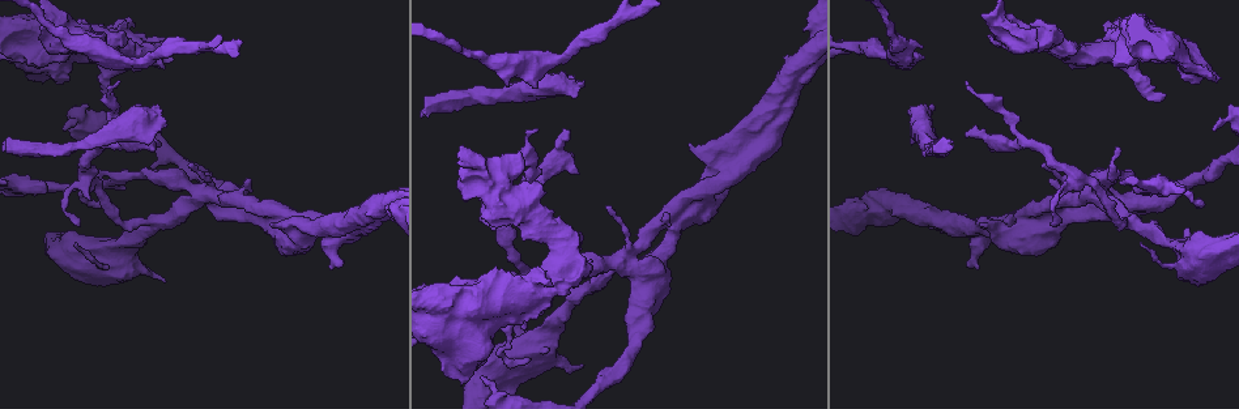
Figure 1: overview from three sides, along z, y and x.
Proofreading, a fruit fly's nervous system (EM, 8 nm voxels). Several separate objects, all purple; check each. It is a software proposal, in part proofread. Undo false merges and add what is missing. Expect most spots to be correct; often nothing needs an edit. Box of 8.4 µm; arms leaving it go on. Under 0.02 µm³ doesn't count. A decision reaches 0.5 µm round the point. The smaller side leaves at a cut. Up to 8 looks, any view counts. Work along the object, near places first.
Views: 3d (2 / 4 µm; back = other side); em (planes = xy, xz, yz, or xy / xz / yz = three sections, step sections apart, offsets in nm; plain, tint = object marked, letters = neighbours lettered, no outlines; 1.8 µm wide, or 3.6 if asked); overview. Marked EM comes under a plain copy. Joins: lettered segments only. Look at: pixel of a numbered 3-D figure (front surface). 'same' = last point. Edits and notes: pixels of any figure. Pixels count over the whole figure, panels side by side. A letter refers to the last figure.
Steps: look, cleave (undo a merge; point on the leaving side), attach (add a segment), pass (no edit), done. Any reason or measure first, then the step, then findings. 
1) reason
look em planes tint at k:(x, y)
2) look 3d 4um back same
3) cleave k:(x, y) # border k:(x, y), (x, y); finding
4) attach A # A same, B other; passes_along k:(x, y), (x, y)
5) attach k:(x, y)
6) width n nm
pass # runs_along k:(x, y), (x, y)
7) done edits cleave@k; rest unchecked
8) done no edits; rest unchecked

branch stops here
look em planes letters at 1:(1216, 128)

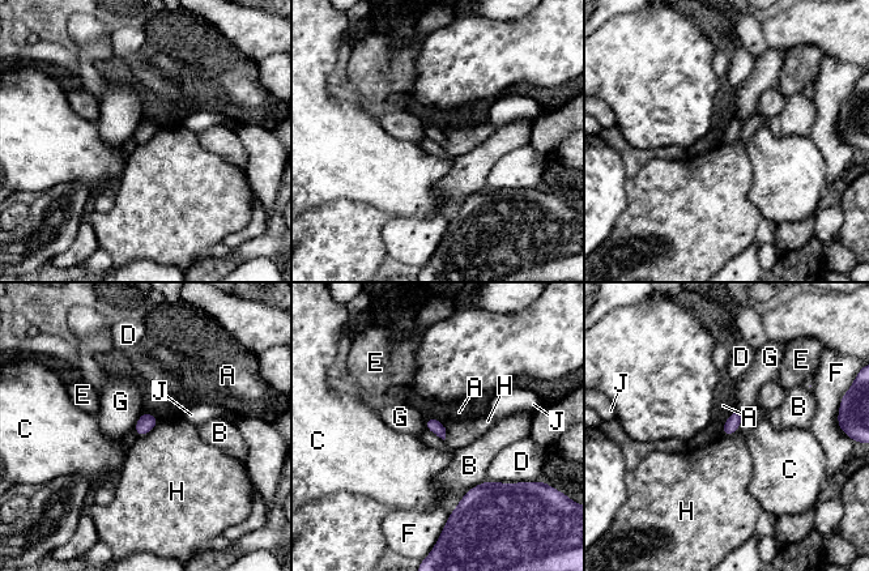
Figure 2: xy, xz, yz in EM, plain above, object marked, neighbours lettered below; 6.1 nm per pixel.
pass # A other, B other, C other, D other, E other, F other, G other, H other, J other; border 2:(160, 422), (137, 438); no lettered segment goes on from it

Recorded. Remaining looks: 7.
branch stops here
look em planes tint at 1:(519, 154)

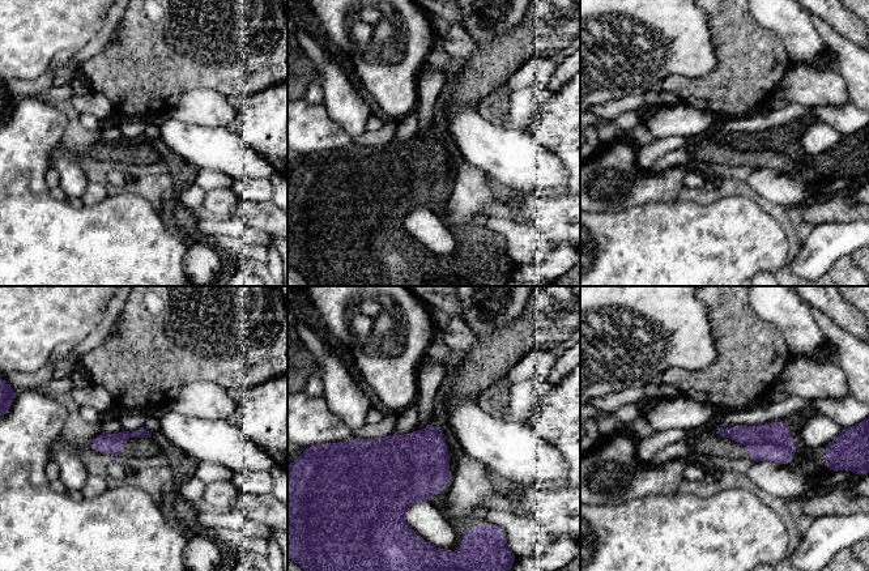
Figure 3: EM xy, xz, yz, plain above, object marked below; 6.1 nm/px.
look em planes letters same

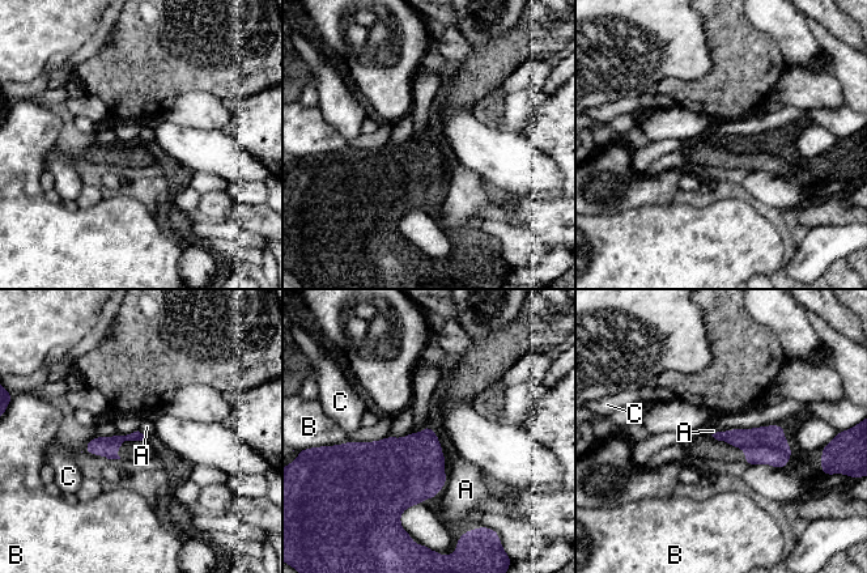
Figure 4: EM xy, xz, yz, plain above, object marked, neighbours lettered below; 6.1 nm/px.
pass # A other, B other, C other; border 4:(440, 445), (446, 461); none of them fits

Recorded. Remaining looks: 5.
sharp bend
look 3d 2um at 1:(568, 244)

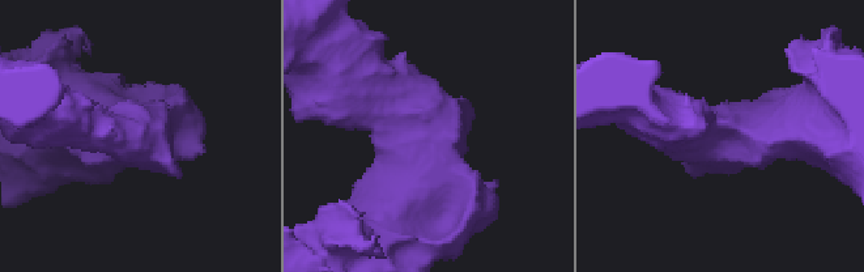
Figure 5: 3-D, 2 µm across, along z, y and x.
arm_widths 340, 480 nm
look em yz step 16 tint at 5:(135, 140)

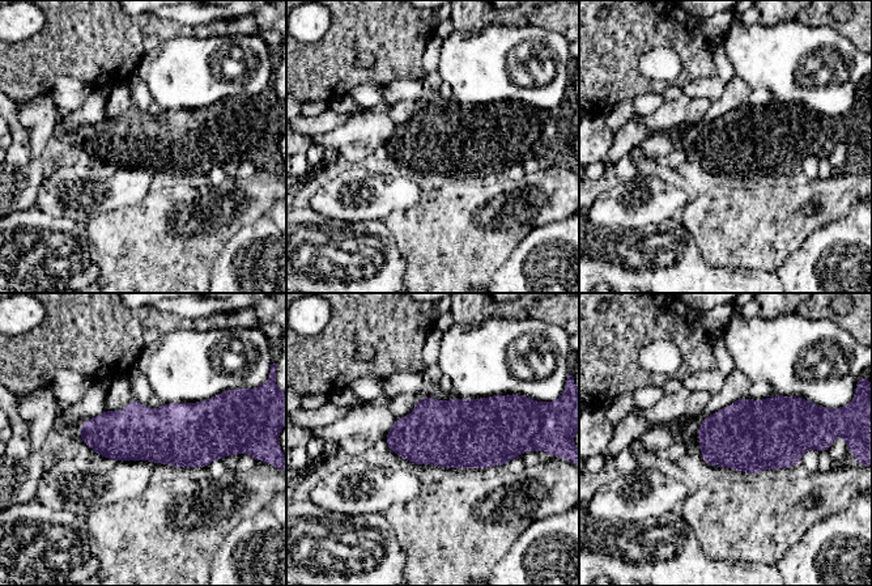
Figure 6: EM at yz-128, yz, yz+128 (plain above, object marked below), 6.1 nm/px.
look em planes letters same

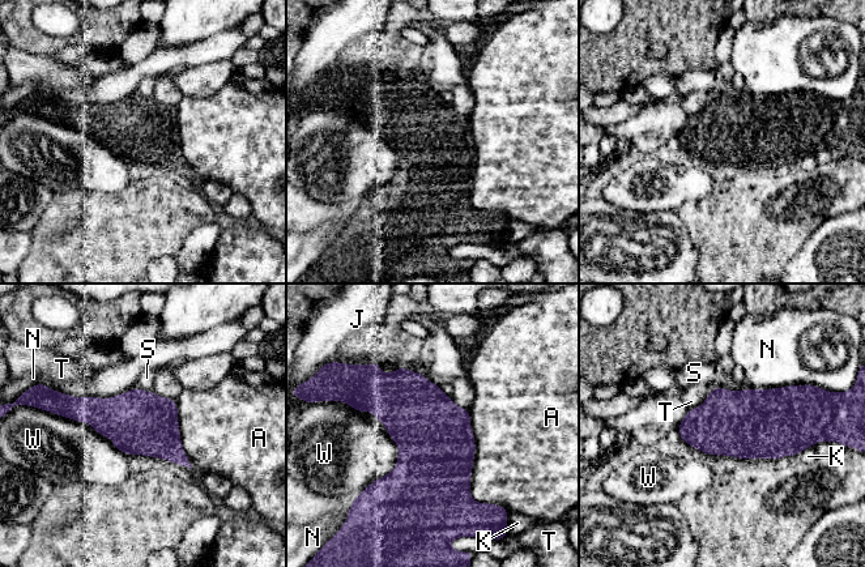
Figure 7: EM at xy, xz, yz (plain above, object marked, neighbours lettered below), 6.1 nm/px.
pass # A other, J other, K other, N other, S other, T other, W other; one neuron here

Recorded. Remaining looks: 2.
done no edits; rest unchecked

